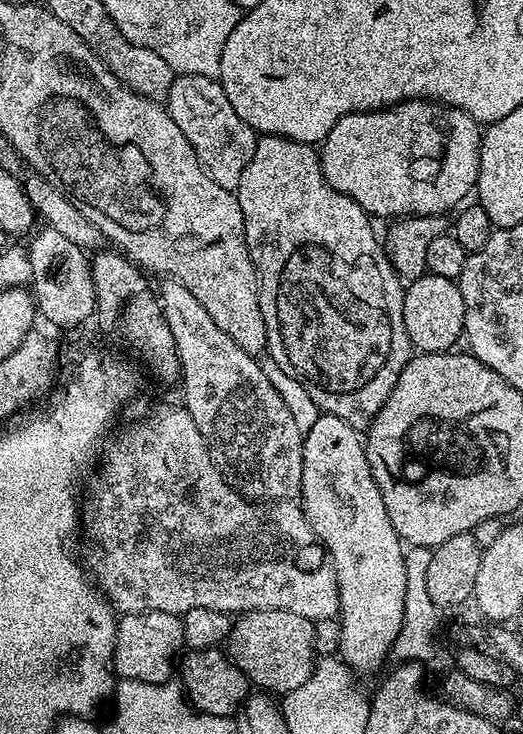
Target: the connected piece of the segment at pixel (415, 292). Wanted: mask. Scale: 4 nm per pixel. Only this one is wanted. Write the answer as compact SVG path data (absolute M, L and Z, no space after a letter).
M425 274L411 281L404 289L404 321L406 334L410 338L413 349L420 352L446 352L457 347L456 339L461 339L464 331L464 303L460 293L460 285L450 278L442 278Z

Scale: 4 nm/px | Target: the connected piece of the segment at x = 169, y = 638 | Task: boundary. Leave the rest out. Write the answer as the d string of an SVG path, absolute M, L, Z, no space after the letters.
M154 610L124 614L119 617L116 626L112 668L120 680L166 684L173 679L185 648L184 622L177 613Z

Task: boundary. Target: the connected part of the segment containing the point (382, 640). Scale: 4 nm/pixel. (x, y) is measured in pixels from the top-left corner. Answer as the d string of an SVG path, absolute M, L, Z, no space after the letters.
M321 414L303 437L302 486L299 499L302 501L304 517L312 527L312 533L324 545L327 559L336 572L340 595L338 656L357 674L372 672L383 666L384 659L389 659L392 644L402 630L406 602L406 548L390 522L390 514L386 514L386 502L382 502L382 494L374 482L374 474L370 474L370 462L364 453L361 433L342 422L342 418Z

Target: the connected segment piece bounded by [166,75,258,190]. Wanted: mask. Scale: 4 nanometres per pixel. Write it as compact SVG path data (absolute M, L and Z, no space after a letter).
M177 75L168 91L166 107L174 122L178 122L178 130L186 134L186 142L190 142L210 178L214 178L218 186L235 190L238 178L242 178L242 170L246 170L246 162L250 162L254 154L258 136L249 124L238 118L219 79L211 76Z

